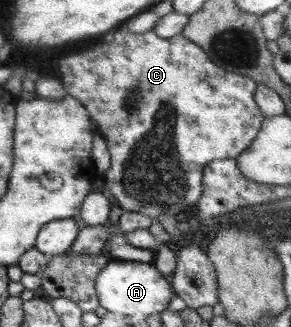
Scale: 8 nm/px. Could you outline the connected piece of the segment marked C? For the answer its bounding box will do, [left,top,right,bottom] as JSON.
[59,26,264,220]

